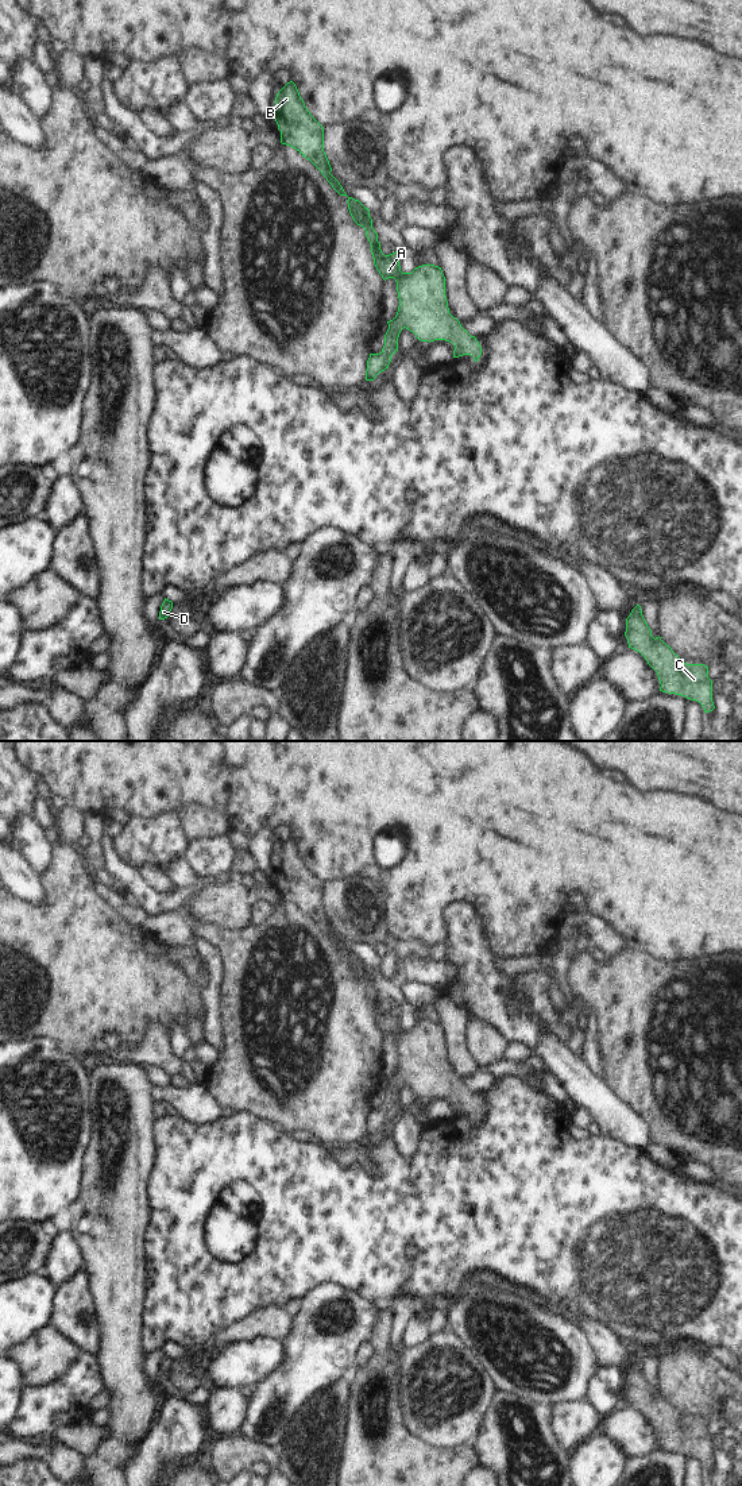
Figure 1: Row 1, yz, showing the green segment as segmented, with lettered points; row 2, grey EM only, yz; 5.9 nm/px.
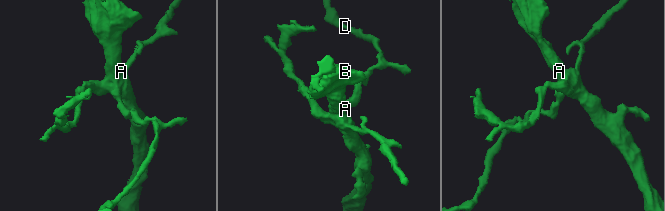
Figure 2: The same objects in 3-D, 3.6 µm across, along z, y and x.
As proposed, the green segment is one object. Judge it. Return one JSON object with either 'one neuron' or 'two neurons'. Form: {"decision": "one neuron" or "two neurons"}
{"decision": "one neuron"}

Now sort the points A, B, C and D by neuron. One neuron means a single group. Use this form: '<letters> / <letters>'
A B C D

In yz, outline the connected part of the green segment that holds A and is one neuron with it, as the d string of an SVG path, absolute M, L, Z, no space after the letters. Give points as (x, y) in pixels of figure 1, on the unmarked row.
M348 953L347 960L353 977L366 987L376 1026L384 1037L395 1035L399 1054L397 1072L387 1077L389 1085L382 1107L370 1109L366 1136L374 1136L379 1128L389 1124L391 1112L398 1107L398 1093L403 1084L421 1097L449 1097L455 1103L453 1113L471 1111L478 1118L482 1103L476 1093L449 1069L441 1023L428 1019L416 1023L411 1028L402 1028L398 1007L390 1011L382 1008L368 964L352 953Z

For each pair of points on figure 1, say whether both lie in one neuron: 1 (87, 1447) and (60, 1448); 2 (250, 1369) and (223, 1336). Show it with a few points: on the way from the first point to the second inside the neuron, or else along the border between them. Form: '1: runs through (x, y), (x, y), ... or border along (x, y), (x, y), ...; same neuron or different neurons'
1: border along (54, 1434), (85, 1456); different neurons
2: border along (261, 1336), (231, 1342), (216, 1355), (209, 1369); different neurons

